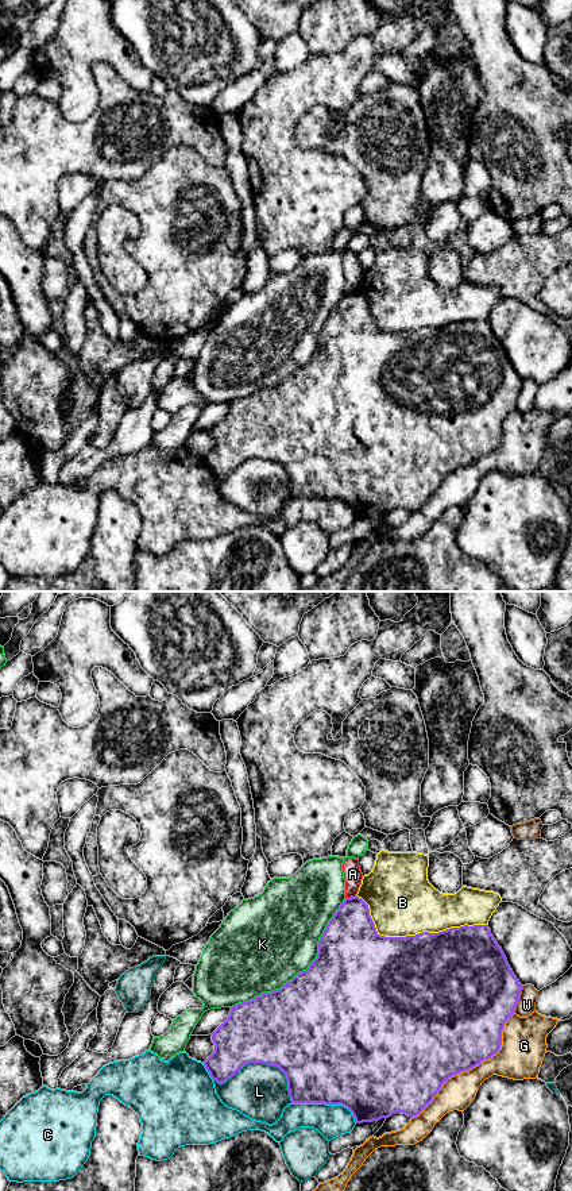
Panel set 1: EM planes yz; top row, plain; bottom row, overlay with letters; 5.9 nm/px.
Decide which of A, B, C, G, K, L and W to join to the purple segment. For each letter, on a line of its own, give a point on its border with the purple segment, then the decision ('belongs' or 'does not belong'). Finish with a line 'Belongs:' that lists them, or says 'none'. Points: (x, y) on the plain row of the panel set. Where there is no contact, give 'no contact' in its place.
A: yz (351, 292) | does not belong
B: yz (414, 331) | does not belong
C: yz (327, 498) | does not belong
G: yz (471, 463) | does not belong
K: yz (304, 366) | does not belong
L: yz (263, 458) | does not belong
W: yz (518, 394) | does not belong
Belongs: none

